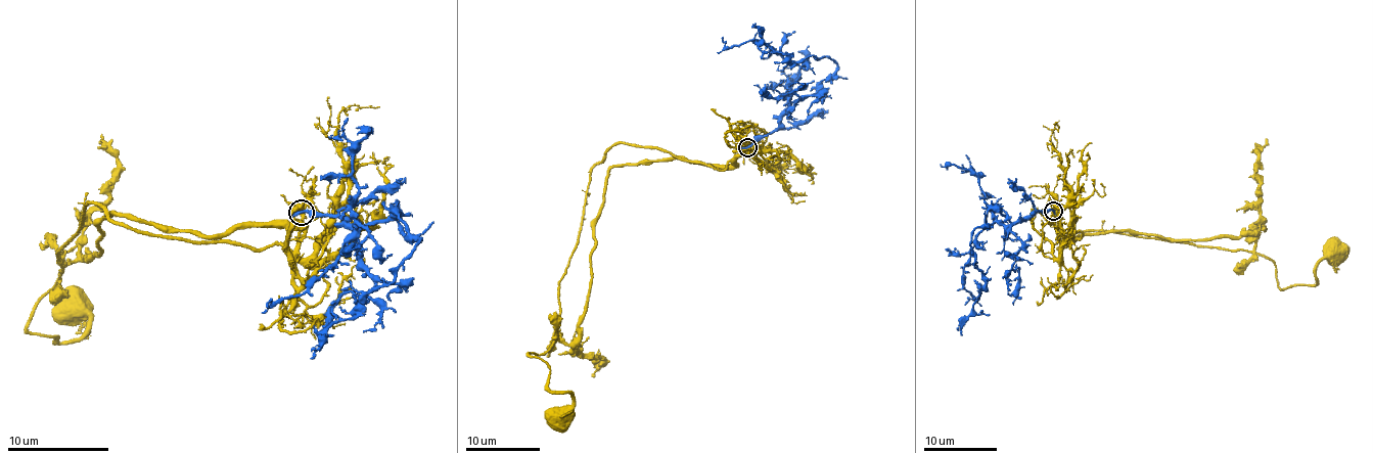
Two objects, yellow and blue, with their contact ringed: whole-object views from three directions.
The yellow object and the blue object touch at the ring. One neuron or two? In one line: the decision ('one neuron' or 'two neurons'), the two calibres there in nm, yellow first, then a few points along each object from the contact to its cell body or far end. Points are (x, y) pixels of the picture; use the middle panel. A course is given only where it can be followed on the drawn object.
two neurons | 280/320 nm | yellow via (747, 148), (724, 170), (608, 171), (577, 336), (530, 354), (568, 393), (554, 427) | blue via (747, 148), (773, 133), (790, 105), (817, 91), (837, 64), (813, 56), (789, 59), (750, 27)

